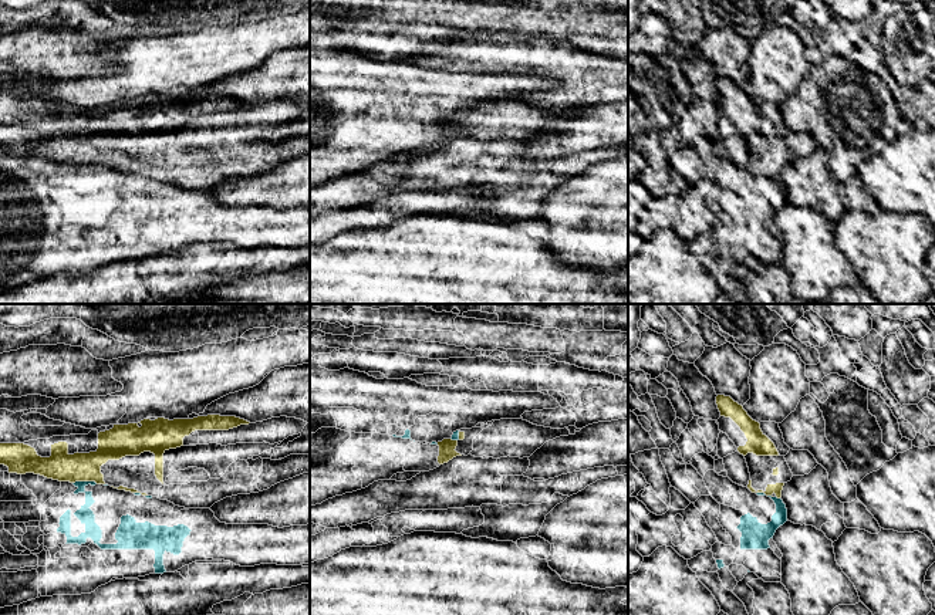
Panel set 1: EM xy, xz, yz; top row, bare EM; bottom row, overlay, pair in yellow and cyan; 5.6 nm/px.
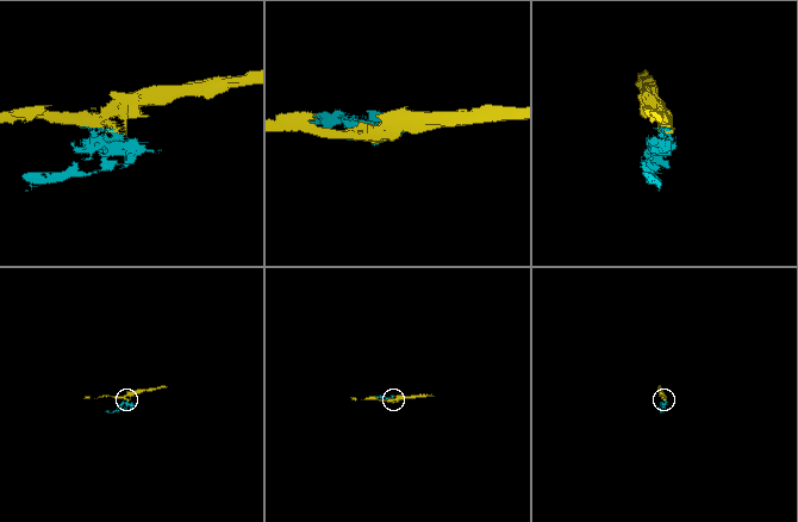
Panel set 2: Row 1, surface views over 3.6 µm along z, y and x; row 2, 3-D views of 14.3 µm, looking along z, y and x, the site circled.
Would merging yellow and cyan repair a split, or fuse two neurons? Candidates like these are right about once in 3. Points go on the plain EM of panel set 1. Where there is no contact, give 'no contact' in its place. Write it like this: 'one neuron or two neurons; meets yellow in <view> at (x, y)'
two neurons; meets yellow in xy at (85, 162)

